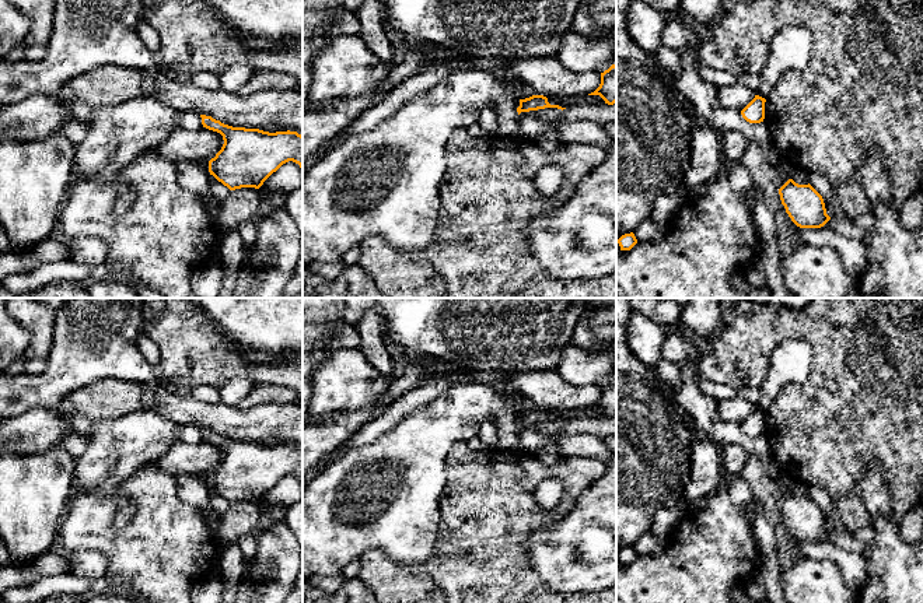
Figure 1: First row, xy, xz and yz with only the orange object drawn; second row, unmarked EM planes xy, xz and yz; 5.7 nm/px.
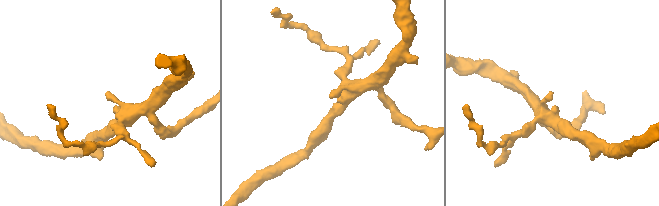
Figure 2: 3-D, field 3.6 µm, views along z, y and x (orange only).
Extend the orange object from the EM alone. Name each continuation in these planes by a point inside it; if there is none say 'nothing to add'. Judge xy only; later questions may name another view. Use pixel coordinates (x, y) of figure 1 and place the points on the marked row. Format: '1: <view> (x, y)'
nothing to add

